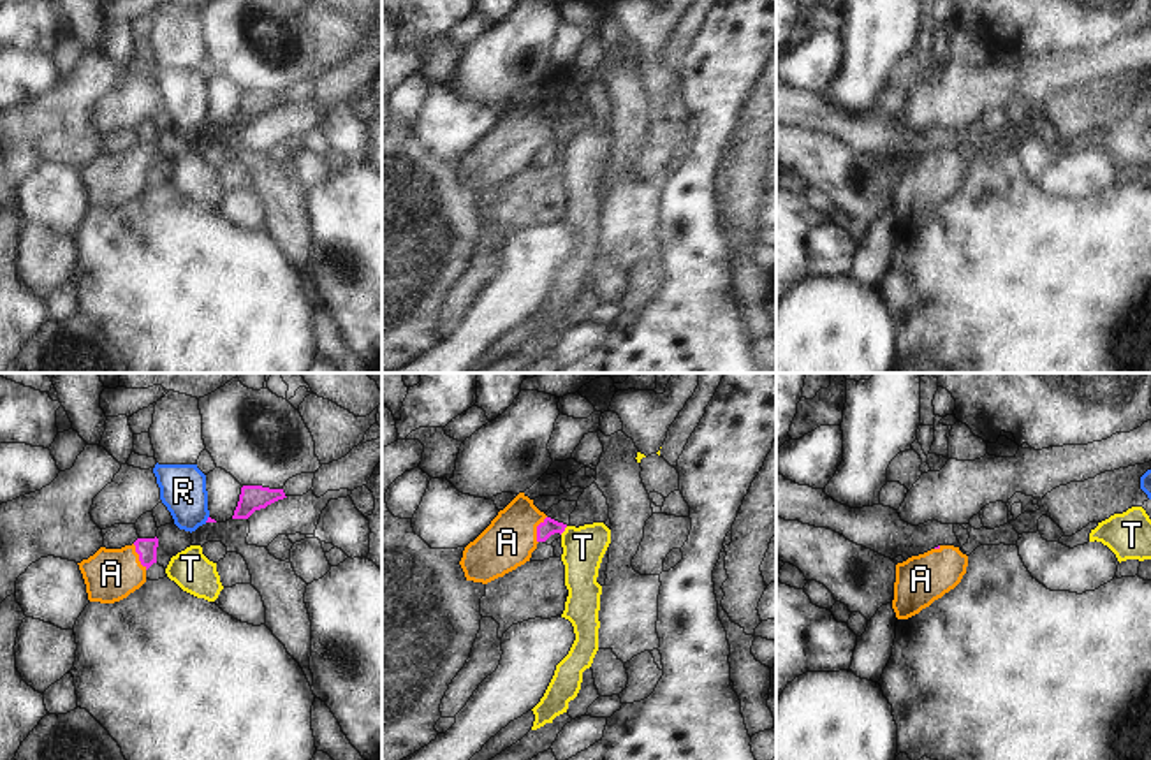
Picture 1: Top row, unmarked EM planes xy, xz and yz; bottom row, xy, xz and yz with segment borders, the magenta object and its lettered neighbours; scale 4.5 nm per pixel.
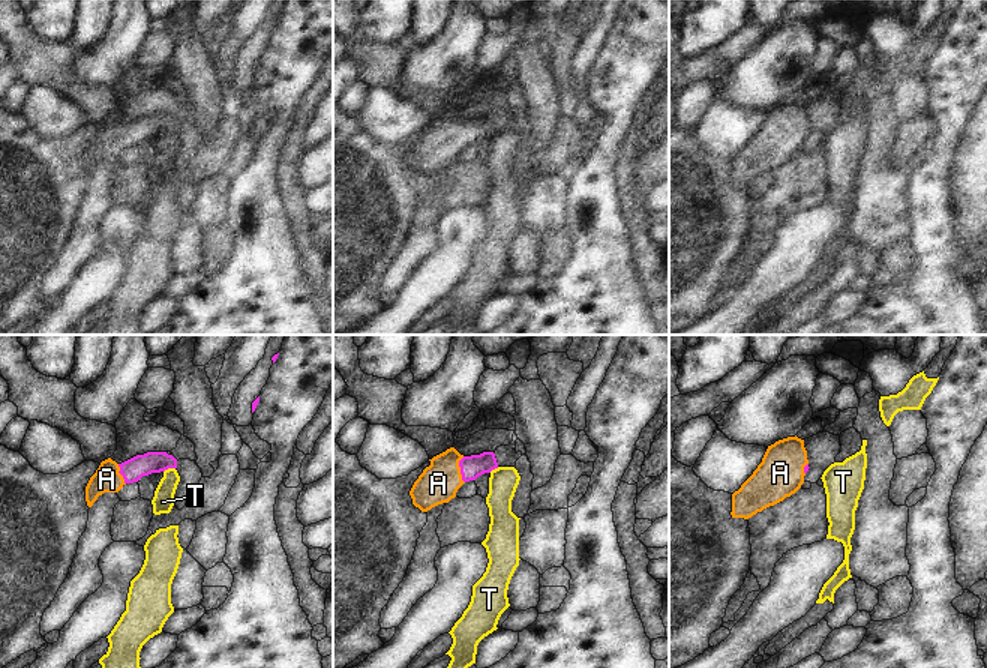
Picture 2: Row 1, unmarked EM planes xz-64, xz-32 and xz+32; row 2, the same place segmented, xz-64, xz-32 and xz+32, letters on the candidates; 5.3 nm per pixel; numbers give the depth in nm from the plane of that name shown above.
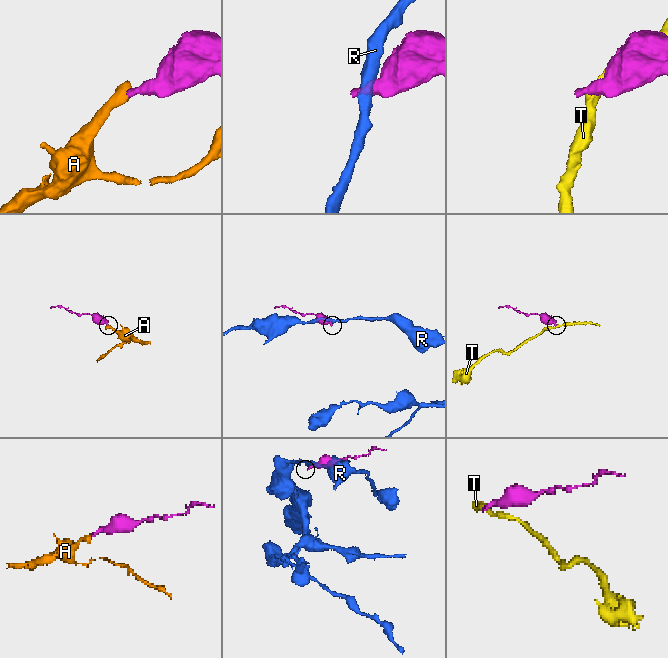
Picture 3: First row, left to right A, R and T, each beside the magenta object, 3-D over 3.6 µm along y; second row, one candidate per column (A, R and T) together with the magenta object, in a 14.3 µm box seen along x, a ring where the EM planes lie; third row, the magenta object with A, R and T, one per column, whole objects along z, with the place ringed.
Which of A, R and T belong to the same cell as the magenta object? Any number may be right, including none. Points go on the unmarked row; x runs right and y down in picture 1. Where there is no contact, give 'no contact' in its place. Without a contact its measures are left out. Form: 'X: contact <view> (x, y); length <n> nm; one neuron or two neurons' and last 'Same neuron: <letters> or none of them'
A: contact xy (139, 162); length 140 nm; one neuron
R: contact xy (208, 125); length 40 nm; two neurons
T: contact xz (564, 136); length 50 nm; two neurons
Same neuron: A

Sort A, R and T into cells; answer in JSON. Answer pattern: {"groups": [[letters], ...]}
{"groups": [["A"], ["R"], ["T"]]}

